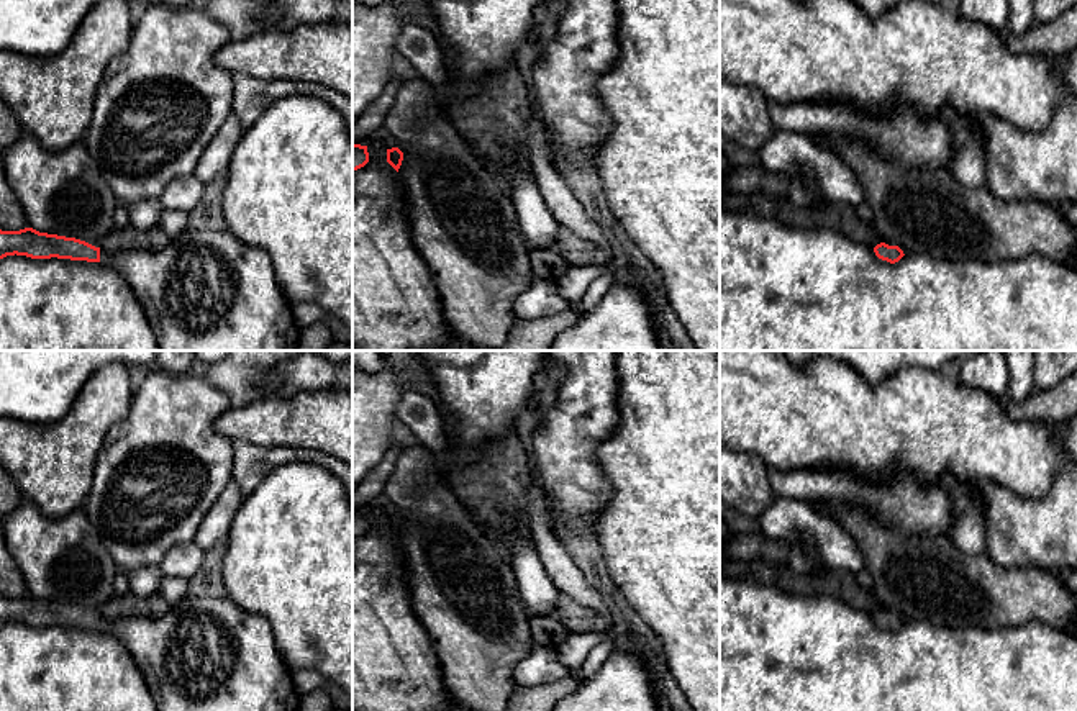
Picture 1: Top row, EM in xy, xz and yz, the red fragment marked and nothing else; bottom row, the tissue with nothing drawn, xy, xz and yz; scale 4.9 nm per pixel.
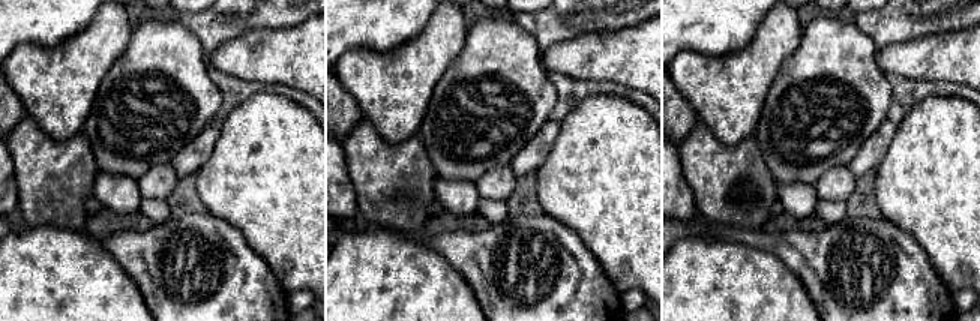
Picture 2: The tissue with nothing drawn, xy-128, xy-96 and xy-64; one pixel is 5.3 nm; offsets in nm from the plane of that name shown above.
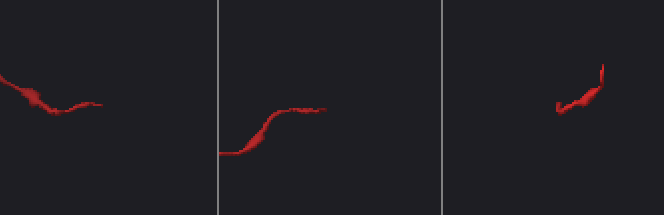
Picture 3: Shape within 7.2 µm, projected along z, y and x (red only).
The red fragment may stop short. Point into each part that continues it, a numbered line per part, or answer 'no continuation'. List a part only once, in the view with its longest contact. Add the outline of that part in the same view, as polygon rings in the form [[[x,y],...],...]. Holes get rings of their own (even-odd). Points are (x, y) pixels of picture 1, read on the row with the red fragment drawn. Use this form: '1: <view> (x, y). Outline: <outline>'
1: xy (205, 290). Outline: [[[187,228],[179,236],[170,238],[169,242],[161,251],[121,251],[110,254],[100,249],[100,262],[110,265],[120,272],[120,275],[128,282],[134,292],[157,341],[159,351],[295,351],[298,346],[300,326],[292,313],[292,303],[282,293],[277,279],[274,275],[274,265],[270,256],[244,241],[238,239],[234,234],[226,231],[210,231]]]

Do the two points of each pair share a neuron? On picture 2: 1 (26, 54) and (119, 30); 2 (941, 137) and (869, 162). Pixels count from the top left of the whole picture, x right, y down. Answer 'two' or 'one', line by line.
1: one
2: two

